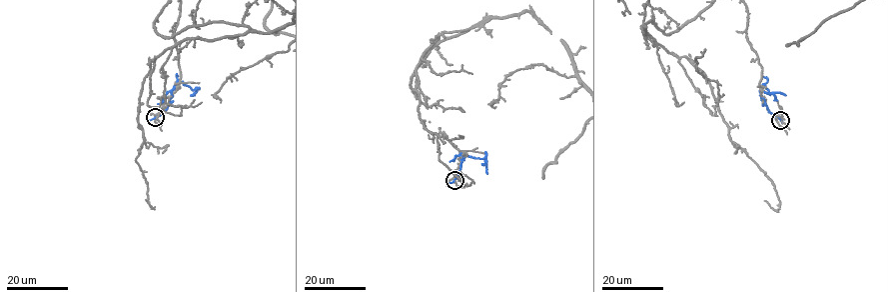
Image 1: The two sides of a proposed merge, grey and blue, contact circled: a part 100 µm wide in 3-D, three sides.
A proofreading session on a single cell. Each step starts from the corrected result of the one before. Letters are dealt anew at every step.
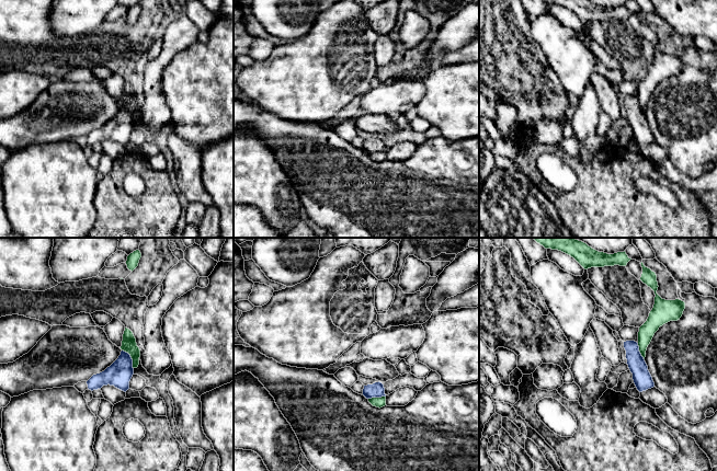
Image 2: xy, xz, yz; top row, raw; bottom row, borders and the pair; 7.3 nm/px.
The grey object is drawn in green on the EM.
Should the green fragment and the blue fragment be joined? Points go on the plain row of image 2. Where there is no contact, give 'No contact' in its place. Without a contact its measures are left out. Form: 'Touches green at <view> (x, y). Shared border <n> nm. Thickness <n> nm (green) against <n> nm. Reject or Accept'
Touches green at xy (132, 113). Shared border 170 nm. Thickness 110 nm (green) against 180 nm. Reject

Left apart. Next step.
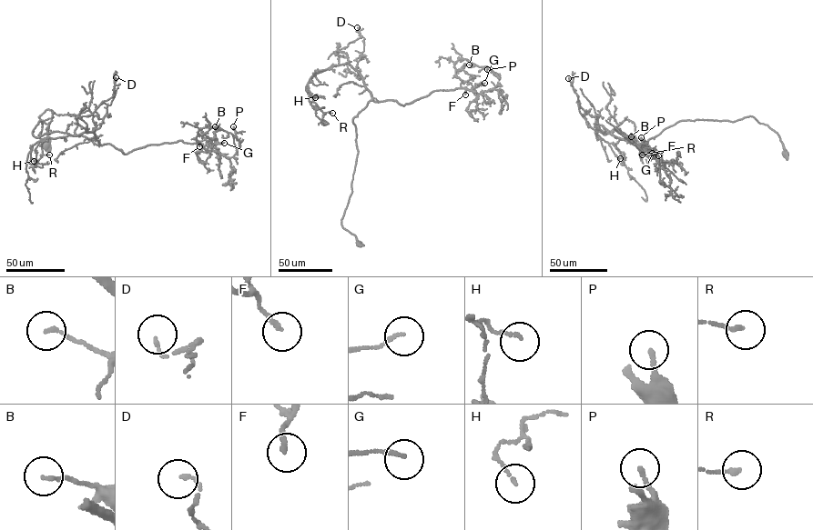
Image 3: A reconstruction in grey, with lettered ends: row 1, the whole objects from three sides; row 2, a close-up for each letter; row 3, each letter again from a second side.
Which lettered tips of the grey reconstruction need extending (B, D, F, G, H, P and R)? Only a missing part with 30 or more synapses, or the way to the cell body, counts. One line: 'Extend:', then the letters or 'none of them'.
Extend: F

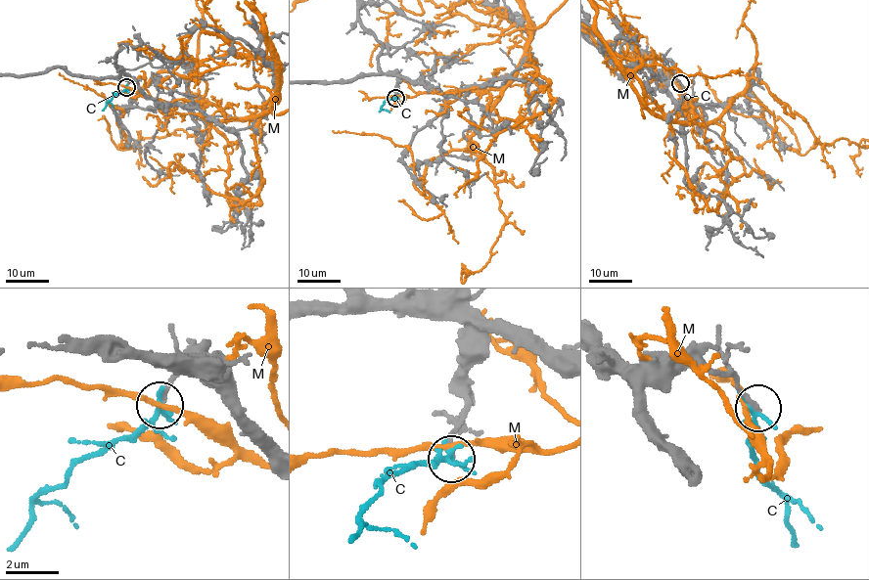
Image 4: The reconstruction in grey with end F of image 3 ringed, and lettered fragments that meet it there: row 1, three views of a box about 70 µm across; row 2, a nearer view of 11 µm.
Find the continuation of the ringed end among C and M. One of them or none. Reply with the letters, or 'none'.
none

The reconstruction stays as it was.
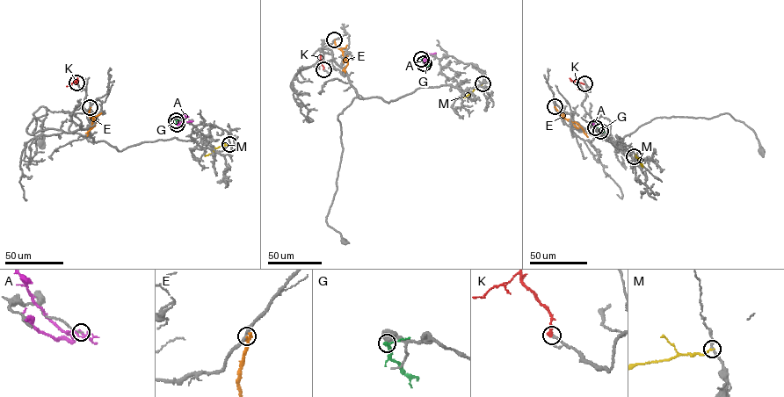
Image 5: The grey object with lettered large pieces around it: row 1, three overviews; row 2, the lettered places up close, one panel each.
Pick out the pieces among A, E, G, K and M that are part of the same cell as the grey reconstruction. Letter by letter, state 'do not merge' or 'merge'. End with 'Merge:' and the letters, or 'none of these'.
A: do not merge
E: do not merge
G: do not merge
K: merge
M: do not merge
Merge: K

